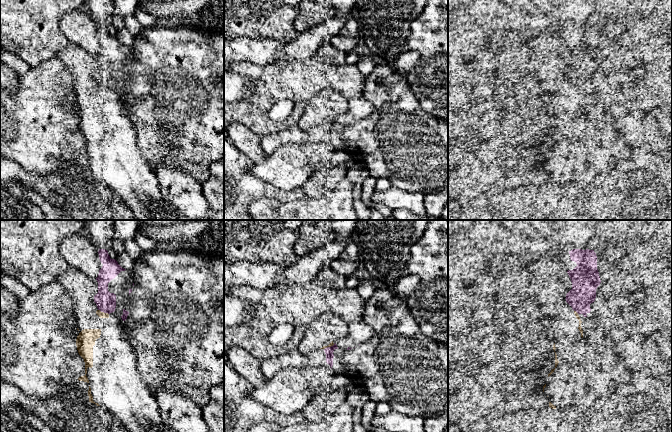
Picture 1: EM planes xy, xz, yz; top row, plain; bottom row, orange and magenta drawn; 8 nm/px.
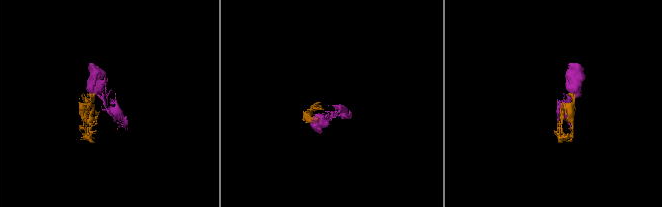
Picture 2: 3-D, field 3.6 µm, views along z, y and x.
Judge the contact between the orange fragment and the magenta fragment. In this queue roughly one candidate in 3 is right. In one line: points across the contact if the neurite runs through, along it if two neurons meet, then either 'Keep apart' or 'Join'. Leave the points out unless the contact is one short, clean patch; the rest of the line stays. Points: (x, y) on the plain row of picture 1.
Keep apart

